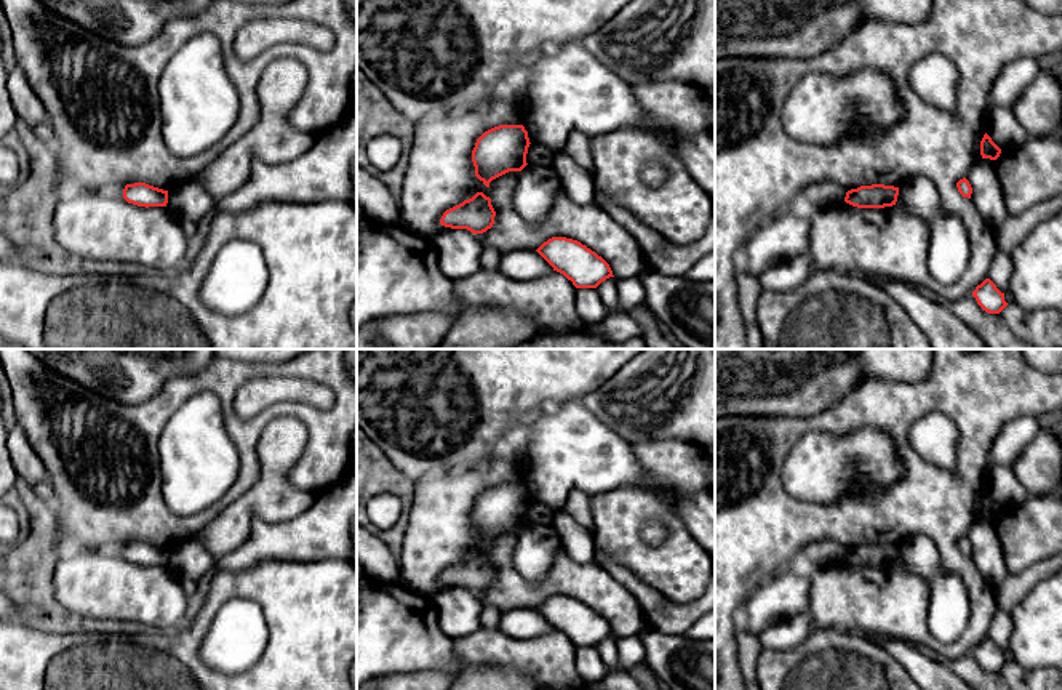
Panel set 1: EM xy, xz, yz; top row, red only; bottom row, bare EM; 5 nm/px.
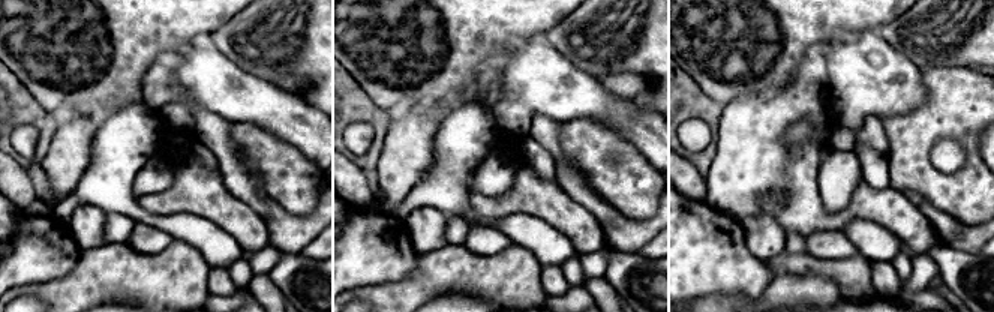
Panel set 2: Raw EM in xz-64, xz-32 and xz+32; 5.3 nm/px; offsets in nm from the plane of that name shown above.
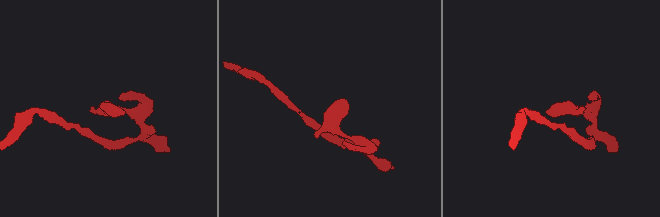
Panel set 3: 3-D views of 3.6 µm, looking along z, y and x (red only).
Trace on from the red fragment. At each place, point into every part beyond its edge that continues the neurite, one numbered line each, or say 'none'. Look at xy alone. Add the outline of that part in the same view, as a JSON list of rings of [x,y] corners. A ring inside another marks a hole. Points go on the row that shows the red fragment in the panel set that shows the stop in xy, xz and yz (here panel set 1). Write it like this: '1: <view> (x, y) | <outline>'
none

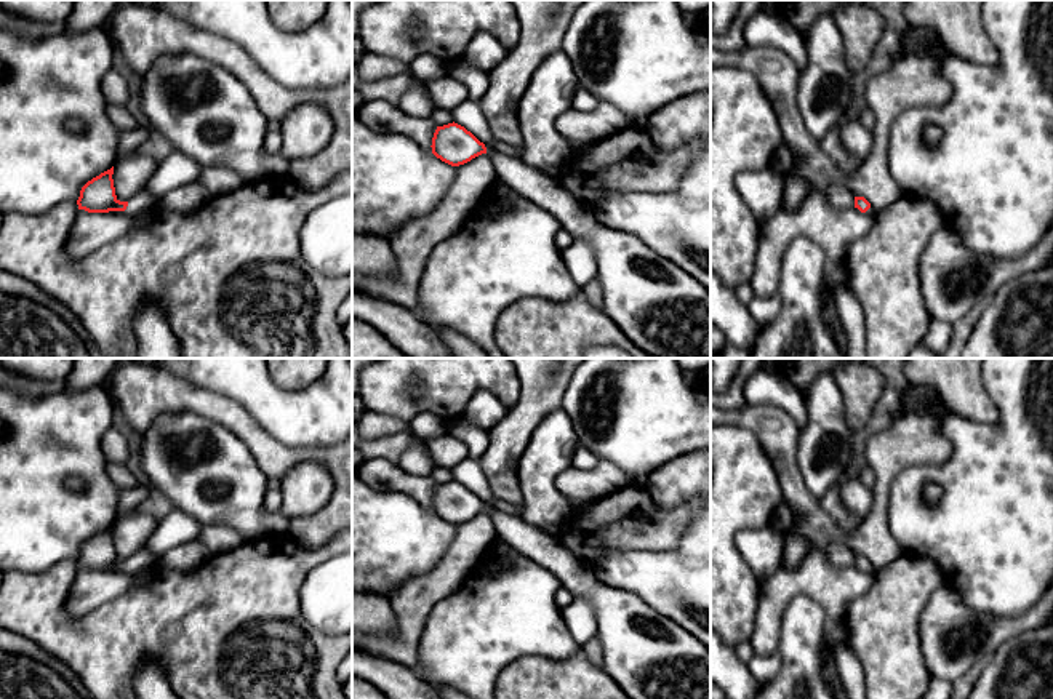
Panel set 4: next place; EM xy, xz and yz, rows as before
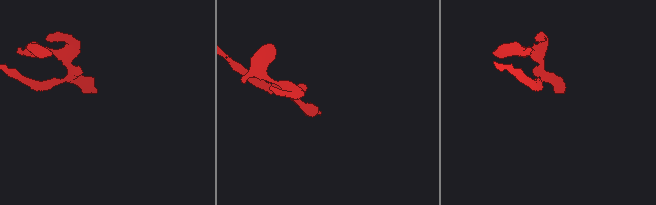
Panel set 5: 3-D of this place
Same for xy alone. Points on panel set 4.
1: xy (143, 200) | [[[147,186],[128,200],[128,206],[123,211],[128,216],[142,213],[144,210],[154,210],[160,206],[160,198],[152,194]]]

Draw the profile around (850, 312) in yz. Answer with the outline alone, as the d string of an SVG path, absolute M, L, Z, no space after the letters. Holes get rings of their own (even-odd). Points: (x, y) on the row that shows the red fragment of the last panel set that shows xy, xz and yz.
M837 285L834 288L834 304L847 333L847 358L867 358L864 314L853 291Z

